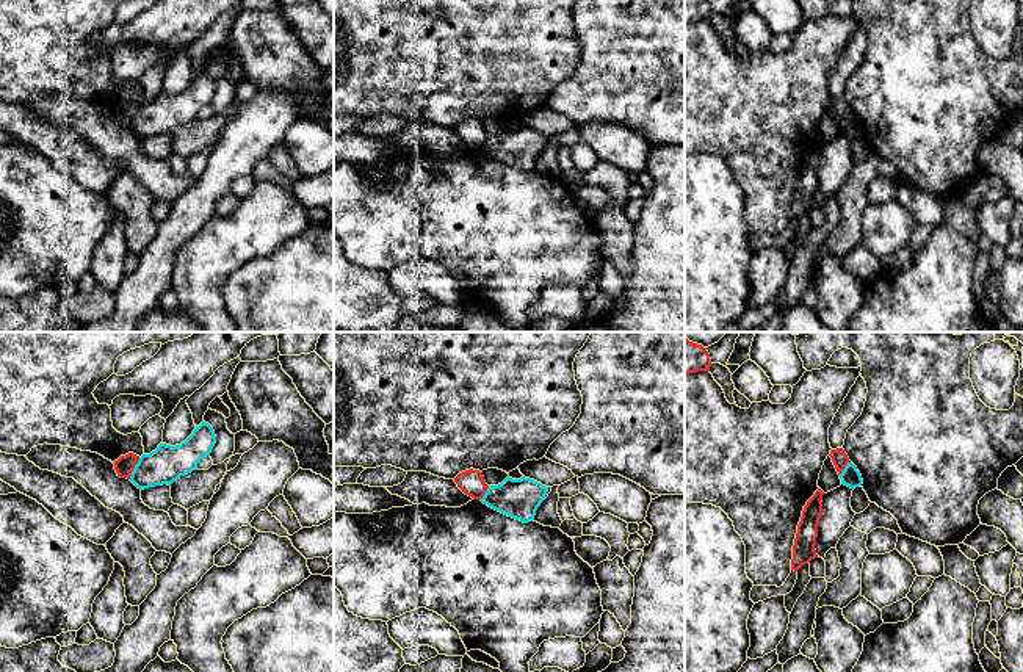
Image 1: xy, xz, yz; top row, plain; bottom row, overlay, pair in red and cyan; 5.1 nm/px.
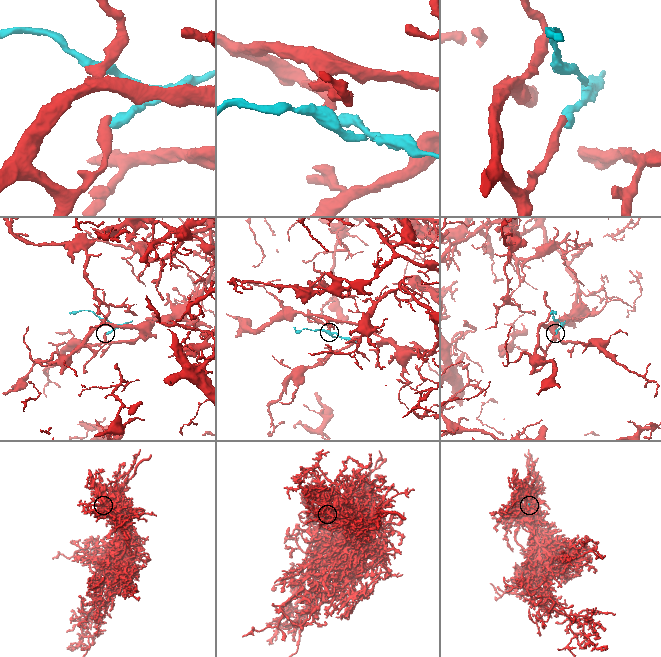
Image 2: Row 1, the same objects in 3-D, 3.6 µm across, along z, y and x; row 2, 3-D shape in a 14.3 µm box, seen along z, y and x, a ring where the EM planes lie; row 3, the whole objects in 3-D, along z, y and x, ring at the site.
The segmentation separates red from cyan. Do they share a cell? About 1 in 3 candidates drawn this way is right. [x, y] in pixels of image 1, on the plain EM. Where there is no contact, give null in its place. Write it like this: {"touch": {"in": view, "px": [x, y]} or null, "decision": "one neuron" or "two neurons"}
{"touch": {"in": "xy", "px": [133, 116]}, "decision": "two neurons"}

